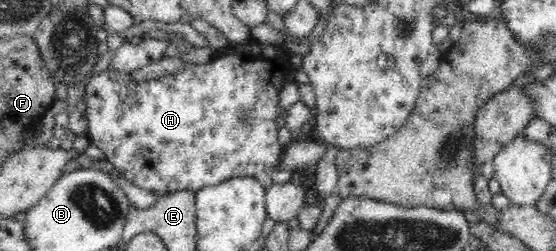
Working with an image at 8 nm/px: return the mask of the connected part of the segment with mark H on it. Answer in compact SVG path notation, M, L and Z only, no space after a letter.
M254 39L248 42L237 44L235 47L229 45L225 49L219 50L211 61L207 64L187 64L175 75L165 76L155 80L148 80L144 83L138 83L131 79L131 72L115 72L109 68L97 72L91 80L86 83L83 99L85 102L85 114L87 114L87 131L85 135L90 143L103 151L104 157L111 162L115 169L119 171L120 176L133 182L133 184L159 194L159 197L165 196L175 191L189 189L197 191L210 185L217 185L227 181L232 177L247 176L251 177L257 173L271 173L269 169L275 167L282 158L282 146L279 144L277 136L277 118L279 117L279 92L288 81L287 78L296 68L289 62L289 55L293 48L288 43L283 45L261 44Z

